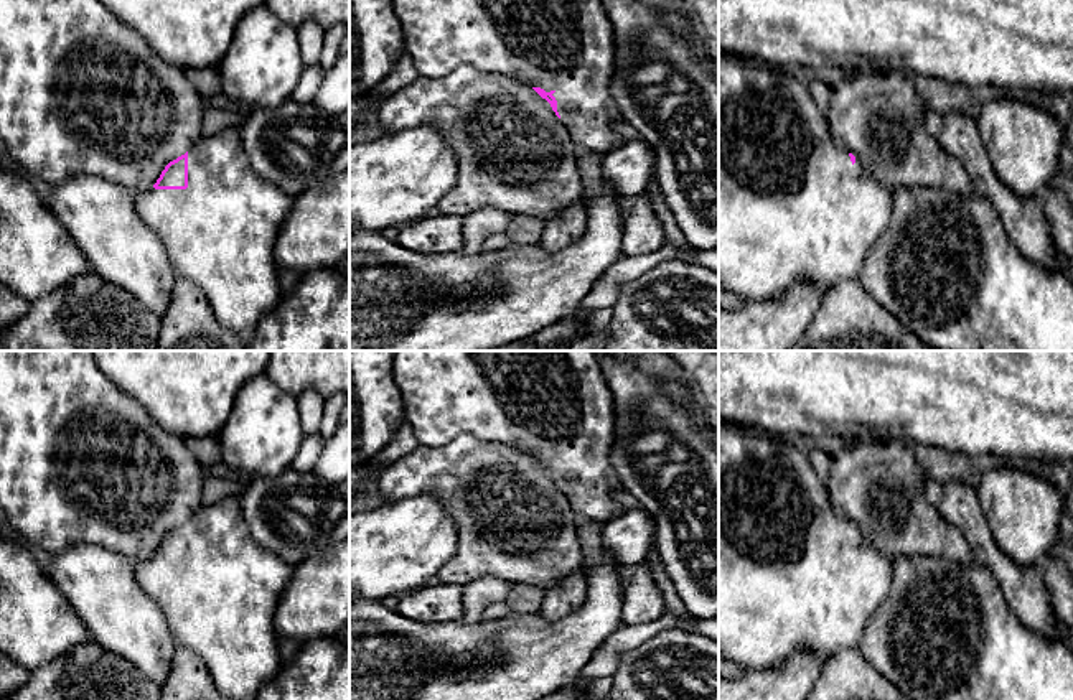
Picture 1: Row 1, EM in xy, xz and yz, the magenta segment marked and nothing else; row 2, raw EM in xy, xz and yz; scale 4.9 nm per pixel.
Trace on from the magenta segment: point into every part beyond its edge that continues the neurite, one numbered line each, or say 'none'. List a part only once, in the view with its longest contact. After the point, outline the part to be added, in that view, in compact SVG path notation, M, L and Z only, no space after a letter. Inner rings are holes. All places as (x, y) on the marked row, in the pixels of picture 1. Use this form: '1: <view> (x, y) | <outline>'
1: xy (220, 233) | M239 133L203 135L188 150L188 188L138 193L135 211L158 236L178 277L198 285L229 329L247 336L282 301L274 245L293 198L252 168Z

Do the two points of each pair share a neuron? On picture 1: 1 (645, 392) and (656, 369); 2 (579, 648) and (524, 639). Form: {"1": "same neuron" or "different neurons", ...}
{"1": "same neuron", "2": "same neuron"}

